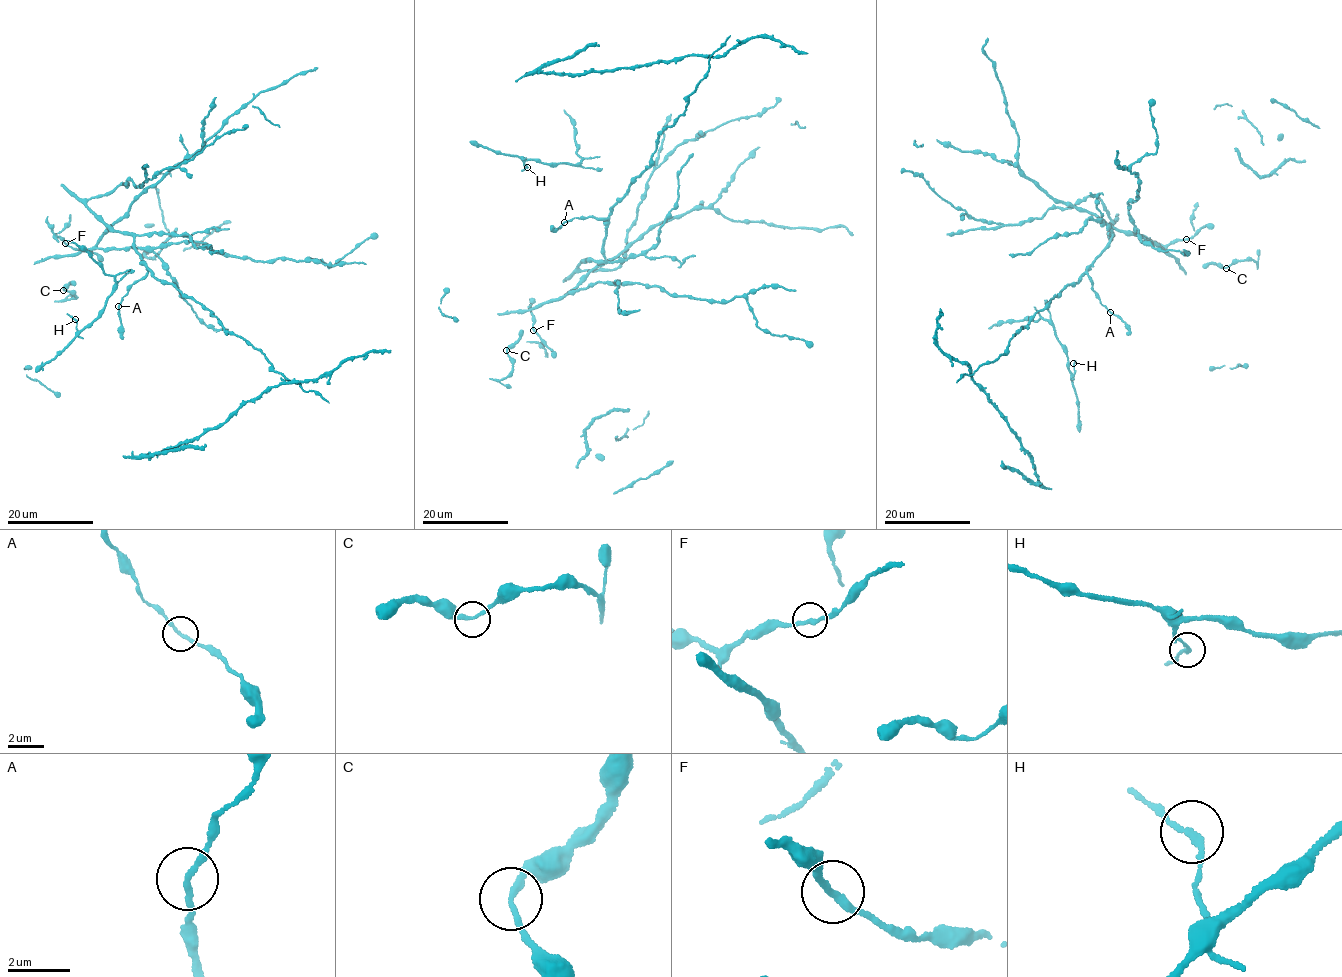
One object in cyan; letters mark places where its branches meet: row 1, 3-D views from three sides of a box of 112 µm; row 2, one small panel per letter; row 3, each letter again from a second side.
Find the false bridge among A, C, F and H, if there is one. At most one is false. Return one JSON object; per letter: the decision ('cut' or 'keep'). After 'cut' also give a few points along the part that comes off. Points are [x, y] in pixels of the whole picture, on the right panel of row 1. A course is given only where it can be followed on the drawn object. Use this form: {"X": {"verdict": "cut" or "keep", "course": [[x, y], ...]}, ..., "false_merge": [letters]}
{"A": {"verdict": "keep"}, "C": {"verdict": "keep"}, "F": {"verdict": "keep"}, "H": {"verdict": "keep"}, "false_merge": []}

